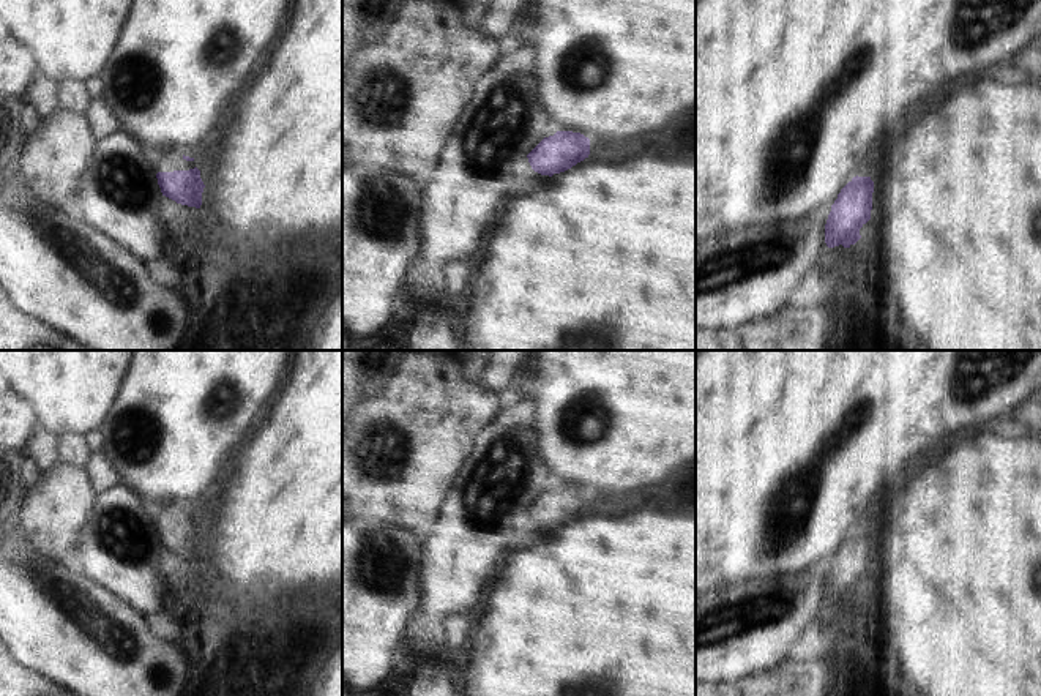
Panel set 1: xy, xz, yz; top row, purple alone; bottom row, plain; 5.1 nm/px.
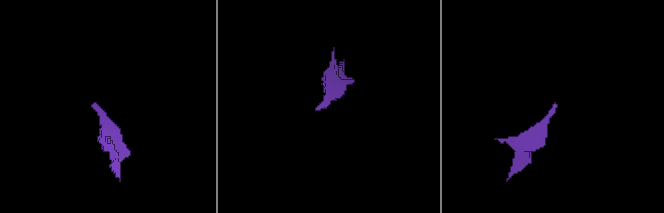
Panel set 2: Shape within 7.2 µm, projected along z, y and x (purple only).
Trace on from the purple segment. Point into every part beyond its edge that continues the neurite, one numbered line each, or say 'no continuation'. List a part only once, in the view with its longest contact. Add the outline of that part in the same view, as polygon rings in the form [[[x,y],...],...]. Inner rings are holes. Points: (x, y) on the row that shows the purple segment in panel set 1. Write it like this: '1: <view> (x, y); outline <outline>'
1: xy (163, 161); outline [[[151,152],[155,172],[189,170],[197,167],[196,161],[186,161],[181,152]]]

